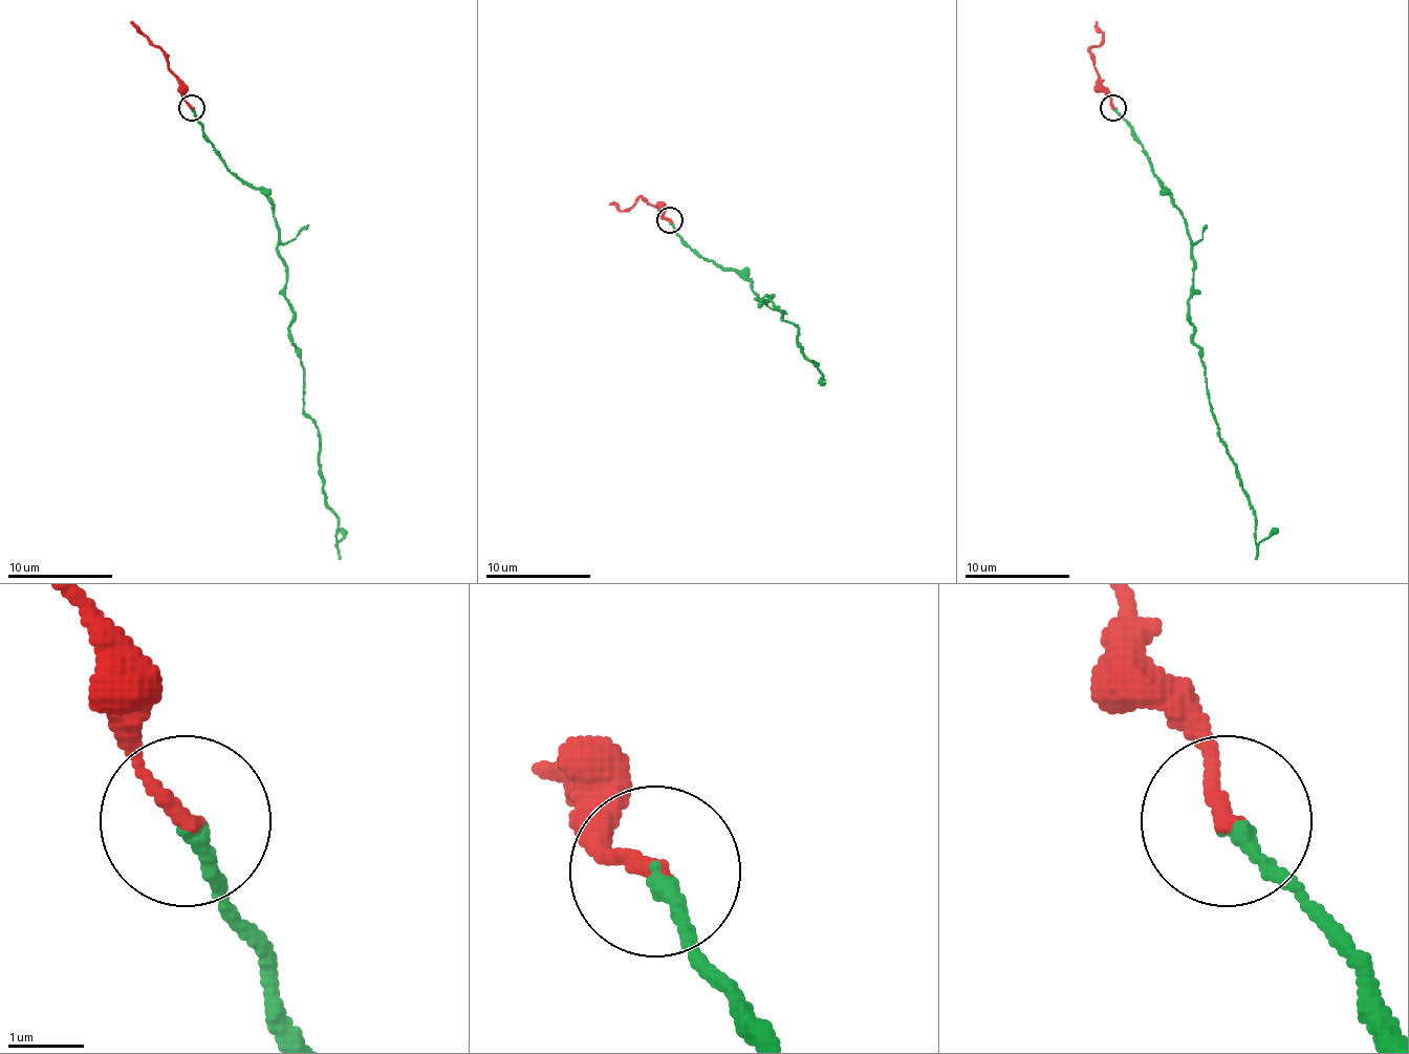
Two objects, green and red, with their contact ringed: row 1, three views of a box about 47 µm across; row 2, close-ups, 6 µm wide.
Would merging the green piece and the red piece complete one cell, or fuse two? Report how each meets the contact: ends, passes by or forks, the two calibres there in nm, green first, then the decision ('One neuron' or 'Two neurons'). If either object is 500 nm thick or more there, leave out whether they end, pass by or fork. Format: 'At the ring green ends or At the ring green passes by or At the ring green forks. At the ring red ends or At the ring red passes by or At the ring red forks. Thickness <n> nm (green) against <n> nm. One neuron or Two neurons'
At the ring green ends. At the ring red ends. Thickness 220 nm (green) against 220 nm. One neuron

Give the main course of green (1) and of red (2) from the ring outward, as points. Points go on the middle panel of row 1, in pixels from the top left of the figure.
1: (670, 219), (699, 256), (736, 270), (755, 299), (771, 296), (797, 327), (800, 351), (816, 362), (821, 386)
2: (670, 219), (642, 198), (631, 209), (609, 203)

